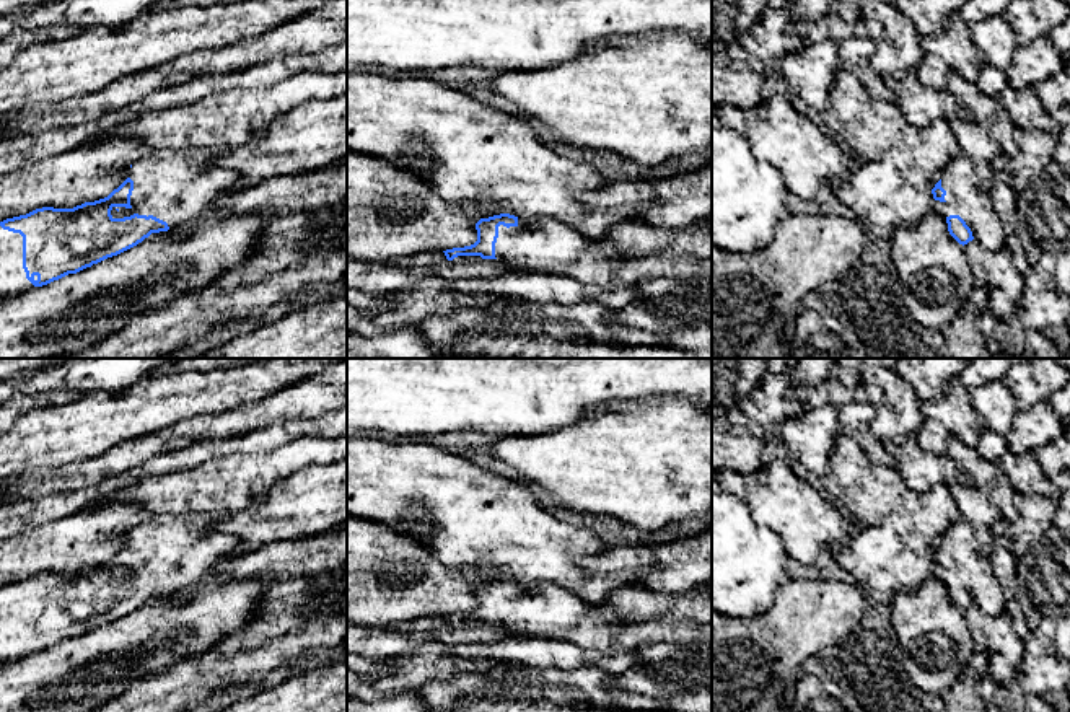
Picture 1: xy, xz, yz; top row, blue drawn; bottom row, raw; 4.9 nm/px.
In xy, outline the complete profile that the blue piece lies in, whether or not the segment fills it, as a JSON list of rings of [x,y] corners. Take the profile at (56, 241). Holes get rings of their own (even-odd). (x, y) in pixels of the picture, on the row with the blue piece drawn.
[[[213,148],[151,152],[127,169],[127,179],[107,197],[73,209],[42,207],[0,222],[0,297],[42,287],[117,256],[151,233],[197,218],[239,174],[215,166]]]

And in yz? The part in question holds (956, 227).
[[[964,155],[946,166],[932,194],[932,212],[946,220],[949,235],[959,244],[977,240],[990,251],[1005,246],[1005,228],[990,192],[977,186],[977,173]]]

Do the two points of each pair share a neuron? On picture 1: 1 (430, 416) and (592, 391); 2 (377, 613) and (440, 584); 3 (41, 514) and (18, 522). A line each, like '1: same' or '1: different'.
1: same
2: same
3: same

